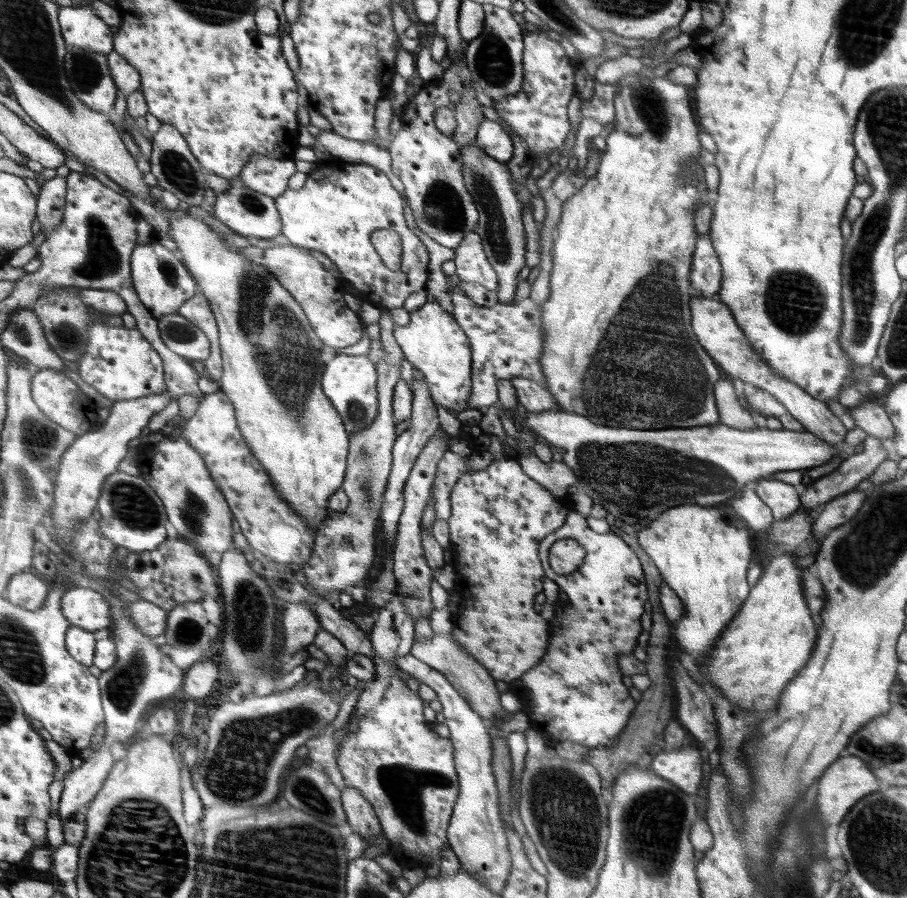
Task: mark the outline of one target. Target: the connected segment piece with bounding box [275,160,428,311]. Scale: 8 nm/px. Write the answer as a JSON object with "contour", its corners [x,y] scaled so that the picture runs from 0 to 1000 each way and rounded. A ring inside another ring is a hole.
{"contour":[[[372,178],[353,183],[346,194],[338,195],[330,212],[318,209],[303,224],[313,251],[311,261],[327,275],[359,283],[374,298],[379,313],[396,325],[399,337],[408,336],[420,346],[441,343],[452,327],[469,322],[472,314],[469,272],[445,247],[443,218],[413,185]],[[419,255],[432,255],[441,262],[444,276],[439,301],[430,301],[410,274],[408,262]]]}

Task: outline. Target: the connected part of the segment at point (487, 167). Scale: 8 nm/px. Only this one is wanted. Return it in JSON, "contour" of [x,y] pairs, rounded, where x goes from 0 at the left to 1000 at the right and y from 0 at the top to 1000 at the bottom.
{"contour":[[[524,156],[507,166],[513,208],[529,234],[529,247],[521,257],[530,263],[535,284],[550,307],[549,334],[560,339],[569,325],[569,307],[573,298],[578,298],[578,283],[581,277],[578,272],[578,252],[573,245],[573,225],[564,216],[562,190],[557,183],[551,183],[551,179],[527,165]]]}

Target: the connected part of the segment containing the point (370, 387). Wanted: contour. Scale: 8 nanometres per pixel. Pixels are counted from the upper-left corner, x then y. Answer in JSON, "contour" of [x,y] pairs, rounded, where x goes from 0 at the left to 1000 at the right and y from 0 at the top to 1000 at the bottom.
{"contour":[[[372,394],[358,408],[357,421],[354,429],[359,442],[367,448],[368,455],[377,463],[380,470],[381,482],[388,484],[401,480],[412,472],[415,459],[419,459],[415,448],[415,412],[412,404],[404,395]]]}

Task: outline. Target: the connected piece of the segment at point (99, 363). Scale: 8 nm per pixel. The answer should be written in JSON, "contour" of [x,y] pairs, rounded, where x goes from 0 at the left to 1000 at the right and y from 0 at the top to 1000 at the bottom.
{"contour":[[[144,359],[135,365],[117,362],[116,360],[98,363],[98,392],[90,401],[86,401],[88,418],[92,423],[101,429],[115,442],[125,448],[143,447],[168,440],[176,440],[186,432],[182,418],[182,400],[169,384],[164,375],[159,374],[155,367]]]}

